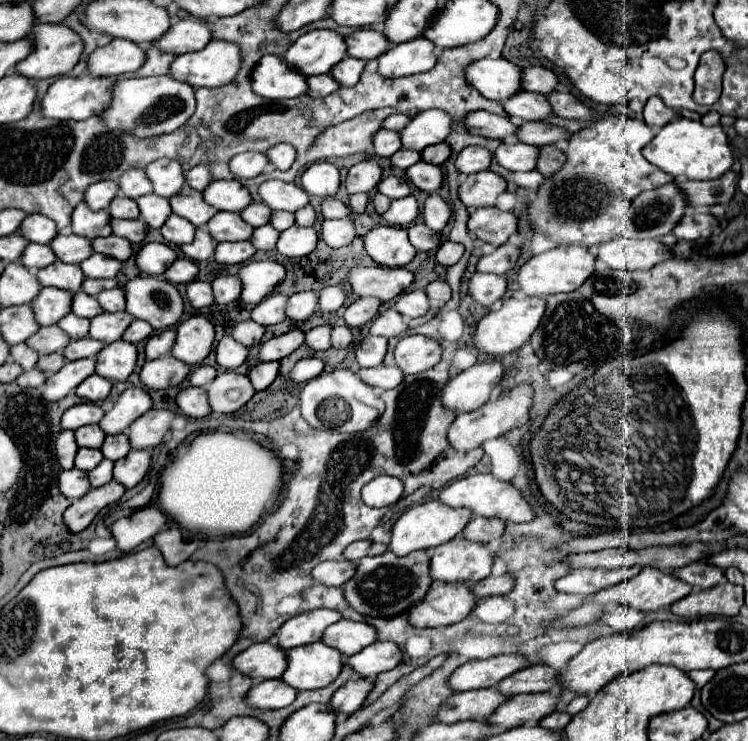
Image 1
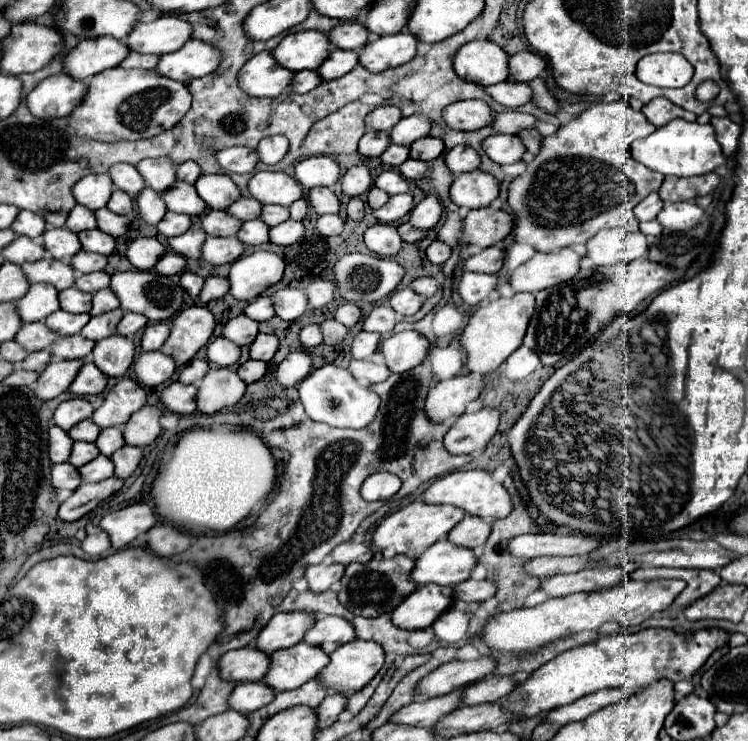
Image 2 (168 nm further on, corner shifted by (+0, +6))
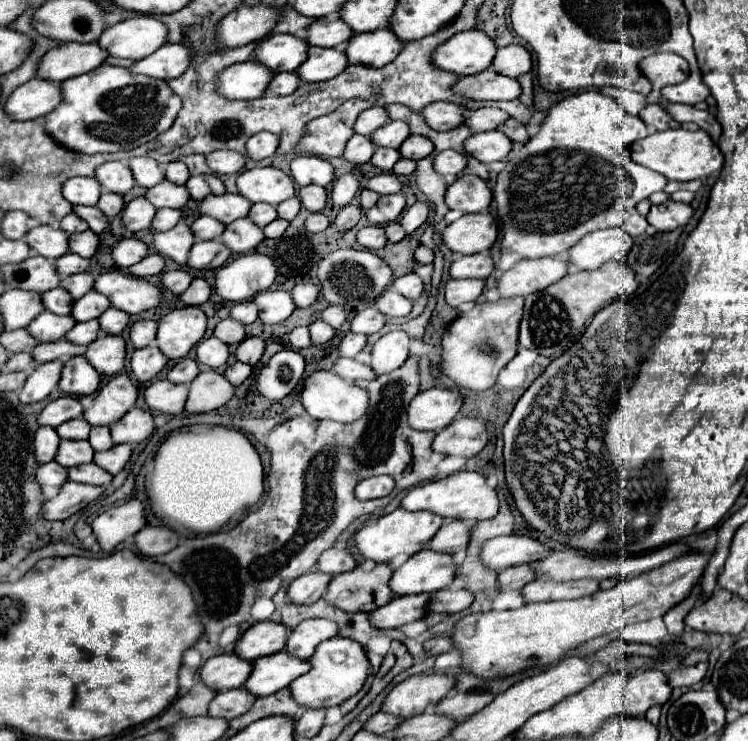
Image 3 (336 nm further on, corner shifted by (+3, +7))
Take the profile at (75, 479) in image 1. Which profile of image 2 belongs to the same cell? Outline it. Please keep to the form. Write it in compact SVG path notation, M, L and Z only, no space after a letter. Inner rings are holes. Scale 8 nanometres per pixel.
M69 463L53 465L51 477L53 477L53 487L55 487L55 489L75 491L75 489L81 485L81 475L79 475L79 471L77 471L73 465L69 465Z

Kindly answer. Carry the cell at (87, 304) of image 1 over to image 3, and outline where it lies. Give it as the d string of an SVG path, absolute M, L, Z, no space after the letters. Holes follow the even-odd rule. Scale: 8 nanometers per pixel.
M64 288L48 290L40 298L42 298L42 304L44 304L44 310L54 312L54 314L68 314L70 308L72 308L72 298L64 292Z

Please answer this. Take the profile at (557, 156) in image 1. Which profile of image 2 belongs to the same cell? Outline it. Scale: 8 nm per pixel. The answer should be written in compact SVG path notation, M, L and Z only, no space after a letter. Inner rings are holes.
M523 129L523 133L519 133L519 137L521 137L521 141L523 141L523 145L527 147L529 153L533 153L533 155L539 153L541 141L543 141L539 131L535 131L535 129Z

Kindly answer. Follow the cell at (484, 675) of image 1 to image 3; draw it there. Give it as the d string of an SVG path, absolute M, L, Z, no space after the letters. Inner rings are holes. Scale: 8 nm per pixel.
M412 676L396 684L382 702L382 712L394 716L416 716L422 714L428 704L438 704L454 688L452 676Z

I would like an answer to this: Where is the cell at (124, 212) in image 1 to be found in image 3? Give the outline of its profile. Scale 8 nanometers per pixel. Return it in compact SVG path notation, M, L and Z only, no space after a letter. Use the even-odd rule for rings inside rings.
M104 192L104 194L100 196L100 200L98 200L96 206L102 210L104 216L112 218L112 216L116 216L116 214L122 212L124 200L122 200L122 196L116 196L116 194L112 194L112 192Z

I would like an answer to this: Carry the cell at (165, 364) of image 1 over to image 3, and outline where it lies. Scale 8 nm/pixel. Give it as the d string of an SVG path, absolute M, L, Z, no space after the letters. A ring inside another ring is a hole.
M146 346L146 348L134 350L130 366L138 382L150 382L166 366L166 358L156 346Z

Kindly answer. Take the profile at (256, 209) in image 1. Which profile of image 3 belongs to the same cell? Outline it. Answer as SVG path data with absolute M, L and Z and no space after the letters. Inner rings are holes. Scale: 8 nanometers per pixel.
M220 194L220 196L206 196L198 208L200 208L200 214L204 216L212 216L216 220L220 220L222 224L230 224L238 218L244 218L250 210L250 202L240 196L240 194Z

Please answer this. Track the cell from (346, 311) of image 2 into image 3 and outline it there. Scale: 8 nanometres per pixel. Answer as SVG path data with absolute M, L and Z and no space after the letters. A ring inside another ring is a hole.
M328 306L328 308L322 312L322 320L324 320L326 324L330 324L332 328L340 328L346 318L348 318L348 316L346 316L346 310L340 308L340 306Z

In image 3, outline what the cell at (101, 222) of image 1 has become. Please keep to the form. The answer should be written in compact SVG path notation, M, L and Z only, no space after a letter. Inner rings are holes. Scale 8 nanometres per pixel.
M68 214L68 216L60 222L60 228L70 236L70 234L74 234L74 232L84 232L84 230L88 230L88 224L84 224L84 220L76 218L76 214Z

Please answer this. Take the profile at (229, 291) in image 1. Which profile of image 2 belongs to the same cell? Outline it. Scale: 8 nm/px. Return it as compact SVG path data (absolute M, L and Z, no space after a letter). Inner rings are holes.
M211 275L211 277L205 279L205 287L203 287L201 295L199 295L199 301L201 303L209 303L213 299L221 299L225 293L229 293L229 287L231 285L229 285L227 277L215 277L215 275Z

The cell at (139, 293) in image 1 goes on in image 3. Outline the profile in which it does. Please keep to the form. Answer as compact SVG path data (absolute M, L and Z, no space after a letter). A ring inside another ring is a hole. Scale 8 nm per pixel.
M120 272L100 274L94 282L94 290L104 294L114 308L124 310L126 314L138 314L148 308L154 308L162 300L162 292L158 286L142 278L134 278Z

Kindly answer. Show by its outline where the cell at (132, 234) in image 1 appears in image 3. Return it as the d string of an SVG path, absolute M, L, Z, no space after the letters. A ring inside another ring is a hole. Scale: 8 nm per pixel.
M72 206L72 212L76 216L80 216L82 220L88 222L90 230L100 234L106 226L108 226L108 218L98 210L98 208L90 208L90 206Z

